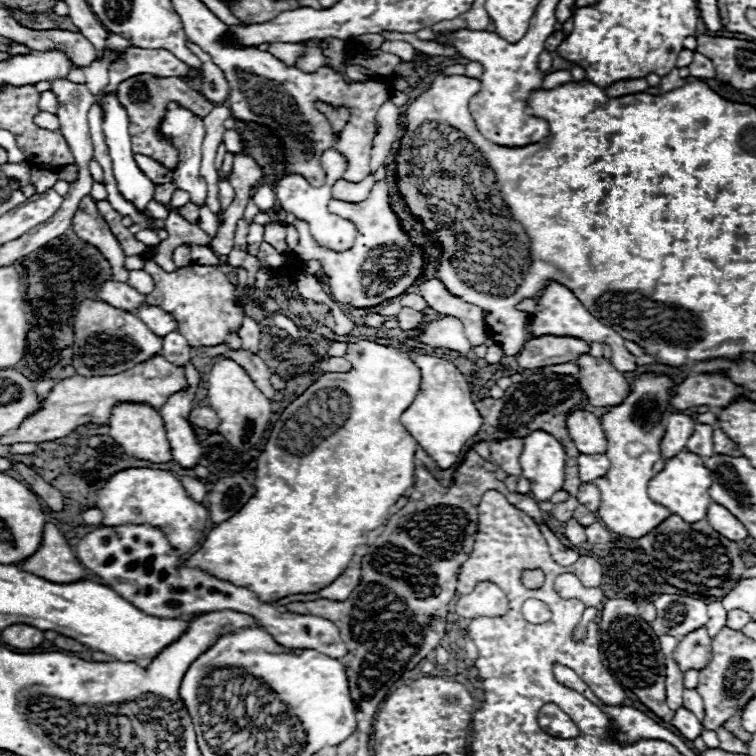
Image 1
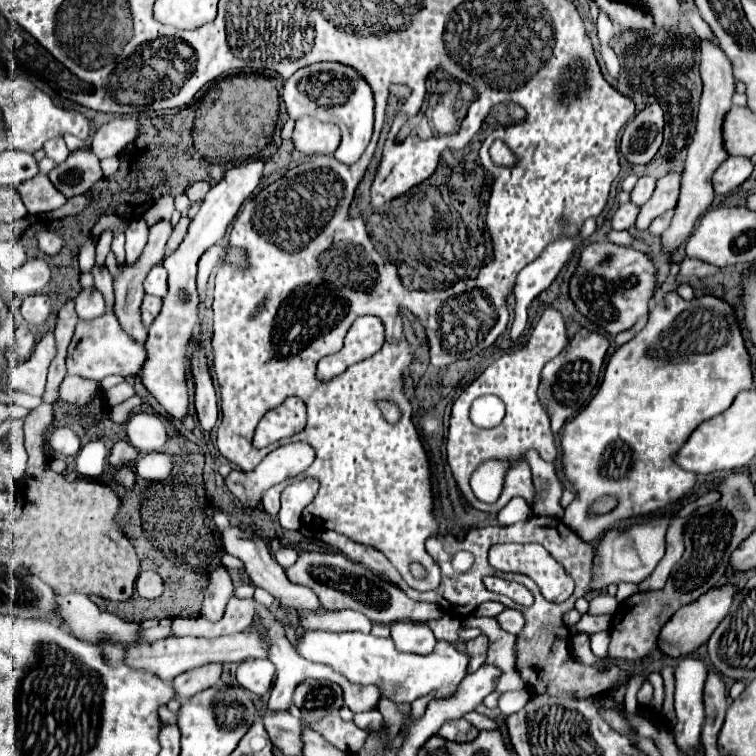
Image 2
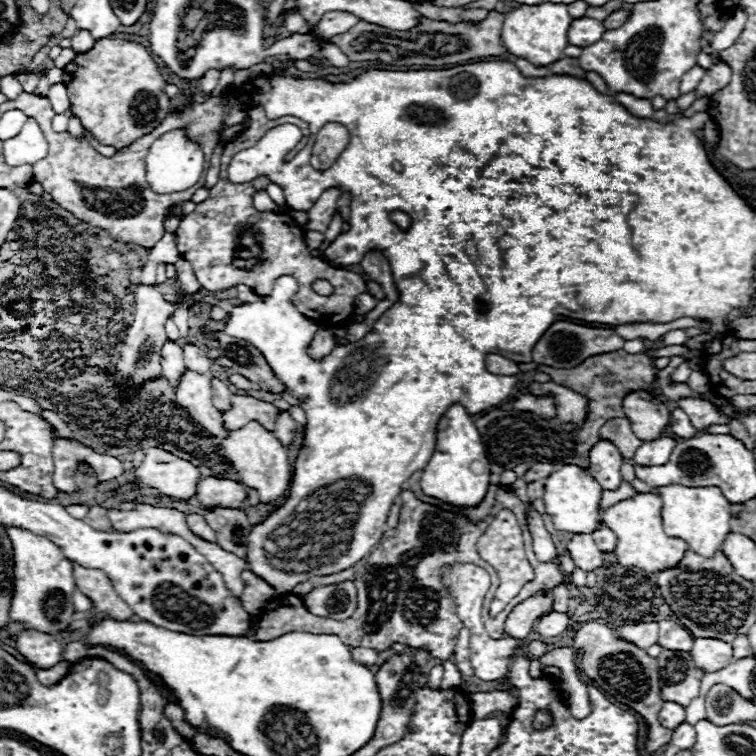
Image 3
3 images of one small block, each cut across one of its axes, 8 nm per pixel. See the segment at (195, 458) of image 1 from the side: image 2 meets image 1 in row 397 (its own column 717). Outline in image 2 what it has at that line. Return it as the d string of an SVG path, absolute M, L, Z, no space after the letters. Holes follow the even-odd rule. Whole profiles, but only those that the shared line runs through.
M730 156L728 160L724 160L724 164L716 170L712 184L714 184L714 192L716 194L728 194L734 188L738 188L740 184L744 184L750 174L754 170L754 164L750 158L742 158L742 156Z

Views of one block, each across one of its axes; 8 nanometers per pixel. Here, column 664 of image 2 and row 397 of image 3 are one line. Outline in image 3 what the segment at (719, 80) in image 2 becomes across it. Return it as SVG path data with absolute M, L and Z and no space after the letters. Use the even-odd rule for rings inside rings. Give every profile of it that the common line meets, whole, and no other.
M232 394L232 408L222 412L222 424L228 430L236 430L236 428L242 428L244 424L248 424L248 420L260 420L260 424L264 424L272 432L274 418L278 412L280 410L268 402L256 400L252 396Z

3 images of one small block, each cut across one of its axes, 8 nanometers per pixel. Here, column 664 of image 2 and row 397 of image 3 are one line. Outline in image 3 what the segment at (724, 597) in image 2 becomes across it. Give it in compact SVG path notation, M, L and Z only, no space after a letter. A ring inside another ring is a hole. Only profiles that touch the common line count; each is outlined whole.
M646 390L630 392L622 400L622 406L626 418L632 424L632 430L636 432L636 436L640 436L640 440L658 438L670 424L670 410L664 410L662 402L658 402Z

